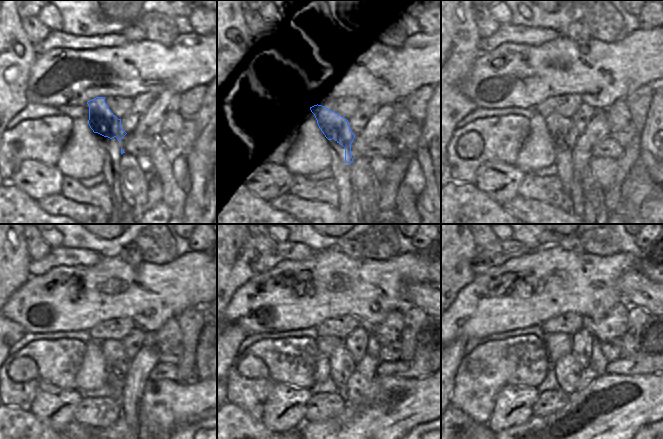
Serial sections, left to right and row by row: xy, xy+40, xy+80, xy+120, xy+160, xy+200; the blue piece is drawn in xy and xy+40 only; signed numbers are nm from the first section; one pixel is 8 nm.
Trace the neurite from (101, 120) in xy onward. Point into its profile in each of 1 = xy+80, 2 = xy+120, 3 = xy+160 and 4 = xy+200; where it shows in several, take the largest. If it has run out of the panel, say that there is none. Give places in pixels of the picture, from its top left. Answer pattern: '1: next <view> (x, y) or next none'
1: next xy+80 (562, 129)
2: next xy+120 (114, 353)
3: next xy+160 (340, 359)
4: next xy+200 (567, 363)

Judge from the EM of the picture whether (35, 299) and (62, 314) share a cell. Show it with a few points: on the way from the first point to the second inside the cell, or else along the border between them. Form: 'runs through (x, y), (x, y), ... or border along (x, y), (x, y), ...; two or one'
runs through (42, 300), (50, 302), (55, 307); one

